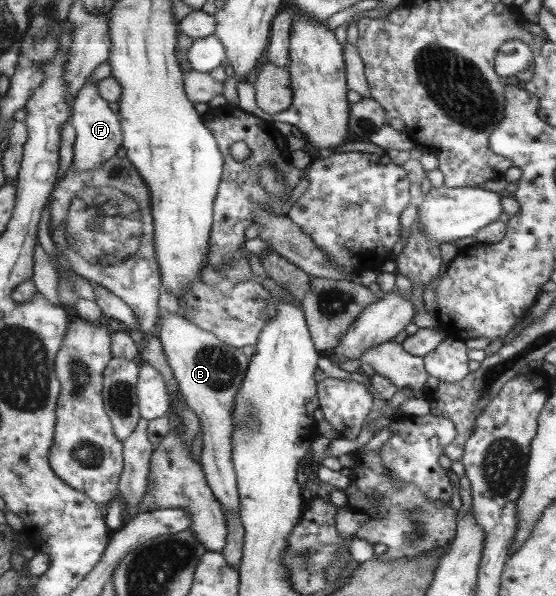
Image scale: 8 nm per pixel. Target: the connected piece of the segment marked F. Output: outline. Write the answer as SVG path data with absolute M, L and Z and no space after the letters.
M98 81L88 83L80 91L73 112L71 125L78 131L78 140L74 146L76 149L74 165L80 171L92 171L104 167L104 163L116 157L116 150L123 144L123 129L119 114L114 113L110 101L102 97Z

